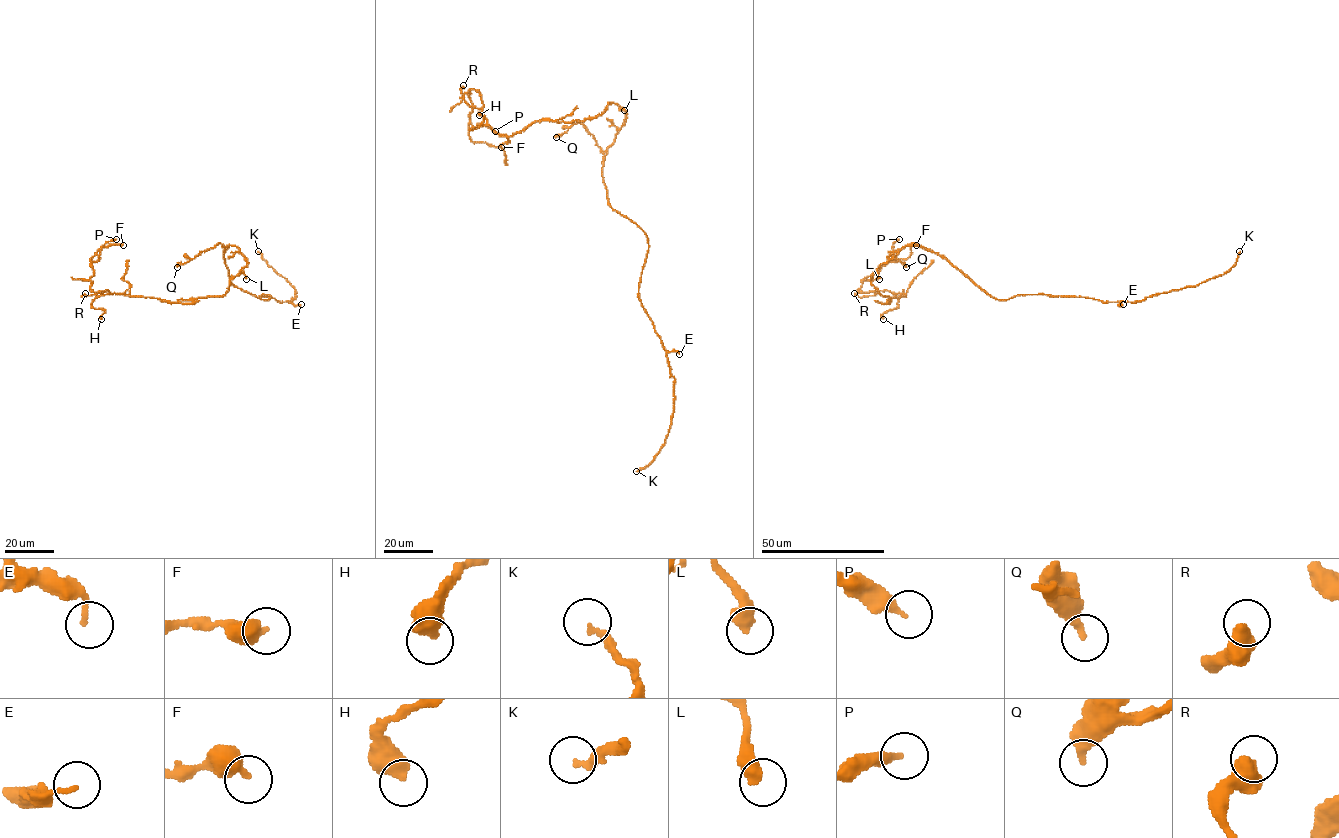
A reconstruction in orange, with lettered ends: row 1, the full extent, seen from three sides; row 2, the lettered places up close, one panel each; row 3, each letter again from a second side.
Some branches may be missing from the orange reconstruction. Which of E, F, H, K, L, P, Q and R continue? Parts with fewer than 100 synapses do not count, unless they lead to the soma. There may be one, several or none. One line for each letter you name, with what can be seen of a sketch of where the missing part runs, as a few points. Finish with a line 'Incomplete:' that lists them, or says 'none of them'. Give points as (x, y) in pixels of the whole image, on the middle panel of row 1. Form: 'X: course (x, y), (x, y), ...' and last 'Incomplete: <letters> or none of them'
K: course (636, 471), (613, 485), (594, 510), (595, 525), (608, 544), (624, 538), (630, 541), (623, 553)
Incomplete: K

